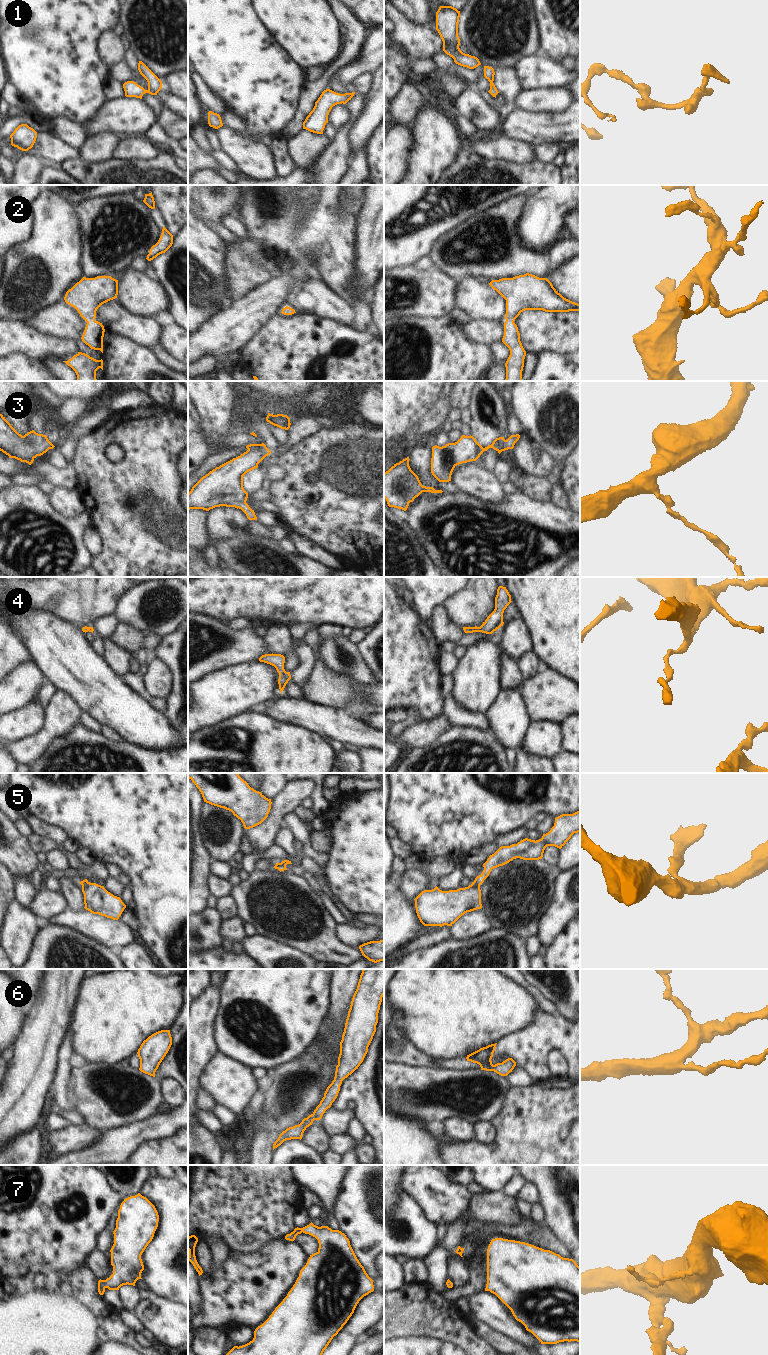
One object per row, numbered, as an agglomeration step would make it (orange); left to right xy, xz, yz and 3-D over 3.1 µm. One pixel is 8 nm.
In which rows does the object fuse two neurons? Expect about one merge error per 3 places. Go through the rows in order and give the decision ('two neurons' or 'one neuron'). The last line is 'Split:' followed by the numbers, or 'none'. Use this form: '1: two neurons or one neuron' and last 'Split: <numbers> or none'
1: one neuron
2: one neuron
3: one neuron
4: one neuron
5: two neurons
6: one neuron
7: one neuron
Split: 5

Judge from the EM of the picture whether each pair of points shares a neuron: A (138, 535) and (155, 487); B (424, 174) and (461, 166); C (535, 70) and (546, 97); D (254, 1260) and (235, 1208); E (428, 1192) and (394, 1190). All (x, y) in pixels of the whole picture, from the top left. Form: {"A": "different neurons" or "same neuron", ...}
{"A": "same neuron", "B": "different neurons", "C": "different neurons", "D": "different neurons", "E": "different neurons"}

